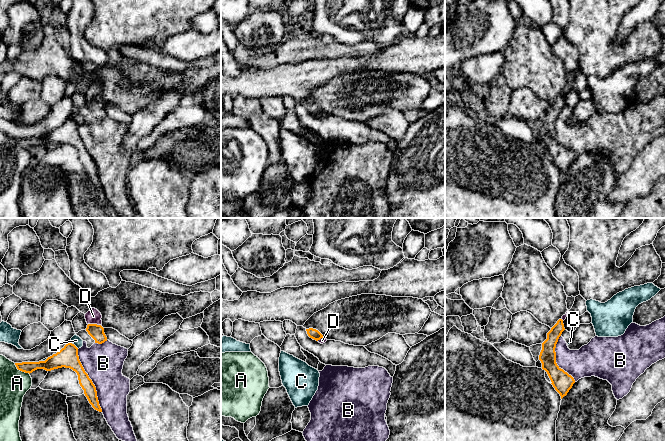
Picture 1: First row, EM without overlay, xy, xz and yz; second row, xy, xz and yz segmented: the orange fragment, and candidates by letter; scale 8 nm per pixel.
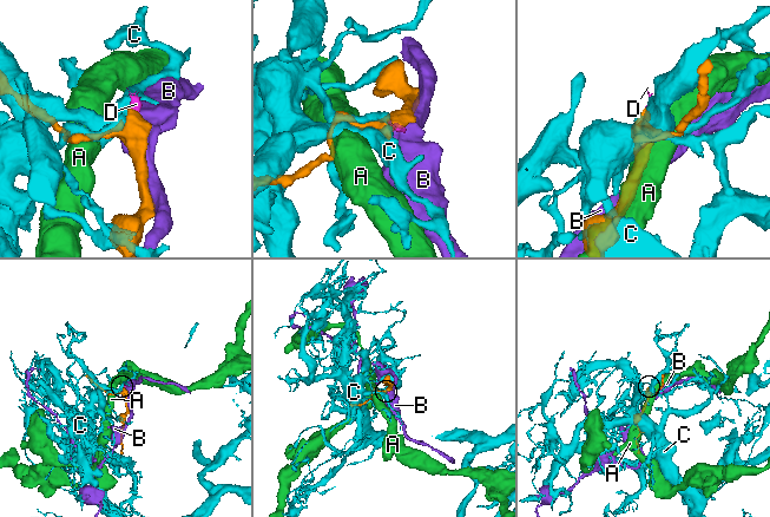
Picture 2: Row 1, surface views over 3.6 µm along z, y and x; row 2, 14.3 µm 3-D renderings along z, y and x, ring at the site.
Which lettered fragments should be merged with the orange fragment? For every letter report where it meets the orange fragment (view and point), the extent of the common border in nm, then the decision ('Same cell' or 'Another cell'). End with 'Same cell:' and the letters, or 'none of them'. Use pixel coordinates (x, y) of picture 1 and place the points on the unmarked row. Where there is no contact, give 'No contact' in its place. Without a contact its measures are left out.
A: Touches orange at xy (21, 146). Shared border 160 nm. Another cell
B: Touches orange at xy (91, 156). Shared border 550 nm. Another cell
C: Touches orange at xy (73, 120). Shared border 100 nm. Another cell
D: Touches orange at xy (95, 100). Shared border 110 nm. Same cell
Same cell: D

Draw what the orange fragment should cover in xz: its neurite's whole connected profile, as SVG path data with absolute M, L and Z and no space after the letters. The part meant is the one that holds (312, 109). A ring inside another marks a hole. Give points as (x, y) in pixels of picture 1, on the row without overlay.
M309 104L309 105L306 105L306 107L310 114L318 117L321 120L323 120L327 117L327 115L316 105Z

